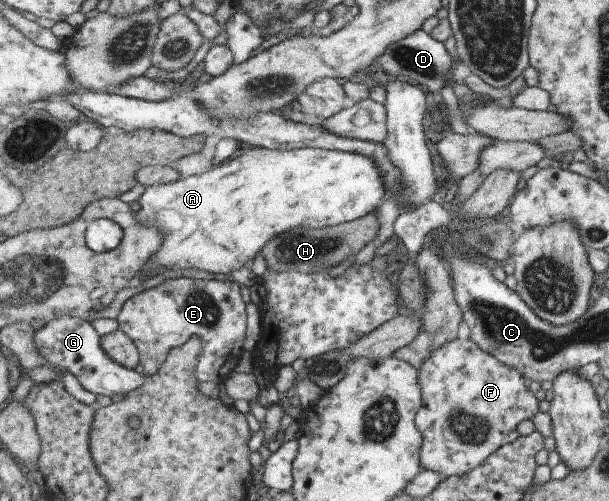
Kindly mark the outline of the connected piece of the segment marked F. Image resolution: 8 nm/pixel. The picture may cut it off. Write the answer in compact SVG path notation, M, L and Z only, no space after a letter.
M468 335L464 340L460 337L449 344L445 344L443 348L439 348L435 354L431 354L431 358L423 364L423 368L419 370L419 380L423 386L423 408L418 415L418 426L422 430L423 435L426 437L426 443L423 446L423 466L428 470L435 470L435 472L441 472L445 476L466 476L469 472L473 472L481 466L481 464L486 464L486 461L490 459L492 455L495 455L495 452L498 452L503 446L506 446L509 443L509 434L513 430L517 431L519 424L524 420L534 419L539 412L541 412L541 404L539 404L539 398L533 394L530 390L530 383L523 372L503 364L497 356L489 354L475 342L474 338L471 335Z

